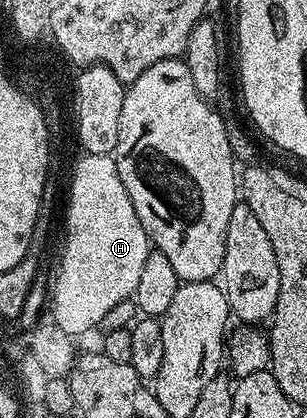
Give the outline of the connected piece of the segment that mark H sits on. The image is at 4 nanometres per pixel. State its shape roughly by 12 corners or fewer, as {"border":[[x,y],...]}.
{"border":[[113,155],[79,157],[53,323],[133,297],[152,251]]}

